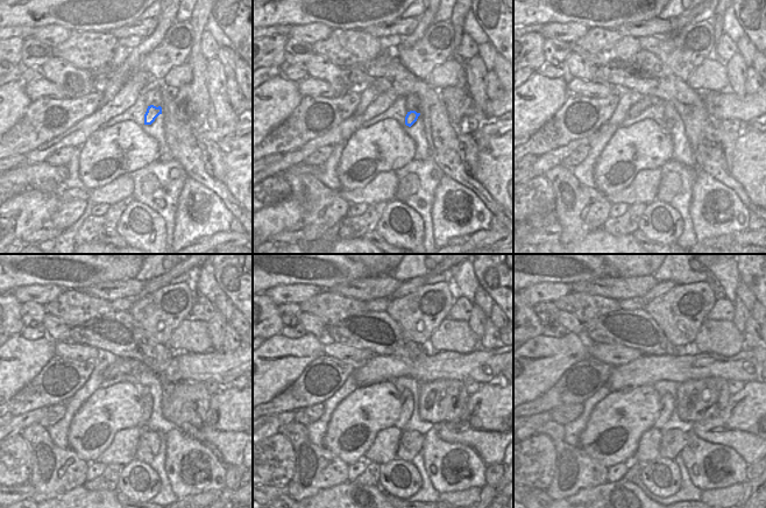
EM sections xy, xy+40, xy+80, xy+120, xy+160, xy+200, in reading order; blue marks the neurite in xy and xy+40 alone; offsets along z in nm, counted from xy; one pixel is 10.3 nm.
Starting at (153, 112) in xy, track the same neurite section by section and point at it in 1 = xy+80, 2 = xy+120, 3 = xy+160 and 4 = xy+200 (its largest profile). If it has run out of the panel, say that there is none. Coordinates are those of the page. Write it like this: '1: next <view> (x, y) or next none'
1: next xy+80 (669, 122)
2: next xy+120 (147, 400)
3: next xy+160 (406, 400)
4: next xy+200 (667, 401)

